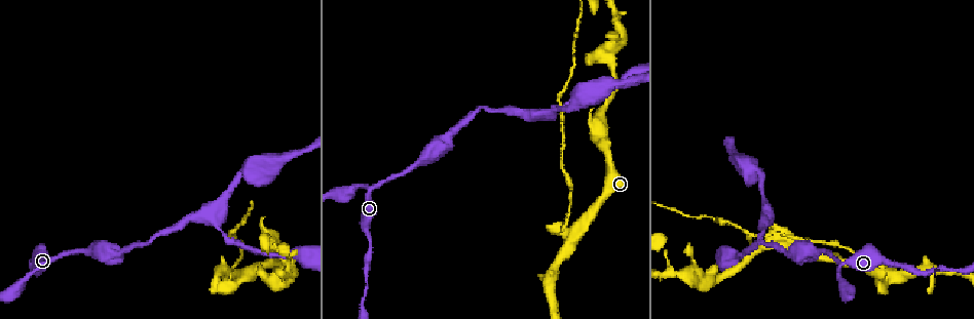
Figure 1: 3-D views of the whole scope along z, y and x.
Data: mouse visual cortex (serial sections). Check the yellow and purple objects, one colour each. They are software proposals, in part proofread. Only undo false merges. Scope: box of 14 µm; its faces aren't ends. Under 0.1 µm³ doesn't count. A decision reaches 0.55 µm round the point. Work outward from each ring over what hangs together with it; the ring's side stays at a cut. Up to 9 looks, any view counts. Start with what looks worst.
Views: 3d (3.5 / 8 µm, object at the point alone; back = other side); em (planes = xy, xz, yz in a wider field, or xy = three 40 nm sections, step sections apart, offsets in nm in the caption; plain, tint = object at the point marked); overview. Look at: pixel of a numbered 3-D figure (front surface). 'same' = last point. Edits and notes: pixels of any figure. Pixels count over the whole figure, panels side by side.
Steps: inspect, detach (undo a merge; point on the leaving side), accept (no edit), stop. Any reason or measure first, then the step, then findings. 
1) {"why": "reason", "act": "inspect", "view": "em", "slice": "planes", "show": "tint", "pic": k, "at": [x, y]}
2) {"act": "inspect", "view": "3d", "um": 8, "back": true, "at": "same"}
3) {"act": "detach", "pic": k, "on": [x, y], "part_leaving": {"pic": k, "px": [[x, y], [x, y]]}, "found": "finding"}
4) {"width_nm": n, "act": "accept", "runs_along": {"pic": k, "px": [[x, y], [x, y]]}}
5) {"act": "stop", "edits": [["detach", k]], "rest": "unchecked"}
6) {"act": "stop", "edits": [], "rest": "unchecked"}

{"why": "thin neck", "act": "inspect", "view": "3d", "um": 3.5, "pic": 1, "at": [838, 269]}

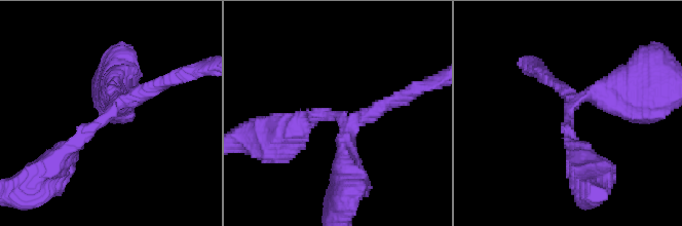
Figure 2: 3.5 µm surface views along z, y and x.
{"arms": 3, "arm_widths_nm": [250, 250, 300], "why": "need the tissue", "act": "inspect", "view": "em", "slice": "xy", "step": 3, "show": "tint", "pic": 2, "at": [104, 121]}

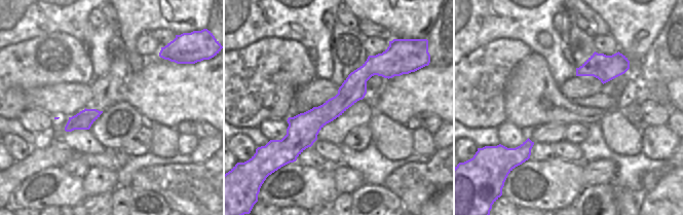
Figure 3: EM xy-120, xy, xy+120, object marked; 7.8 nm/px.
{"act": "accept", "runs_along": {"pic": 3, "px": [[395, 71], [370, 70], [280, 142]]}, "found": "all the same cell"}

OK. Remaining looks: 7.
{"why": "looks like a crossing", "act": "inspect", "view": "3d", "um": 3.5, "pic": 1, "at": [568, 231]}

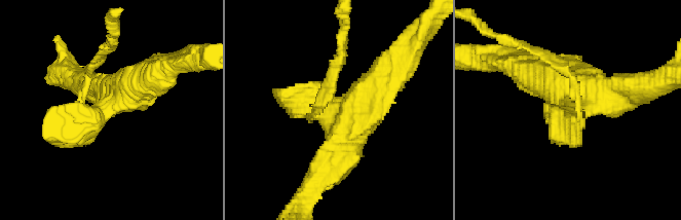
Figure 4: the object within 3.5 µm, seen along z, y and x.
{"arms": 4, "arm_widths_nm": [150, 450, 450, 450], "why": "now the EM", "act": "inspect", "view": "em", "slice": "planes", "show": "tint", "pic": 4, "at": [340, 107]}

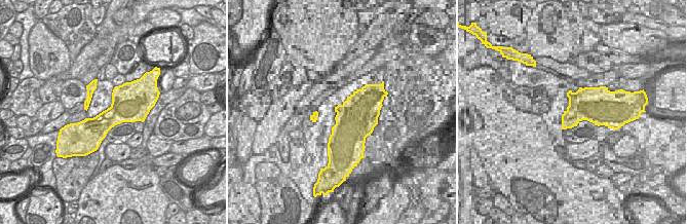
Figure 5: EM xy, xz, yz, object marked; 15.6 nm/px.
{"why": "another direction", "act": "inspect", "view": "em", "slice": "xy", "step": 1, "show": "tint", "at": "same"}

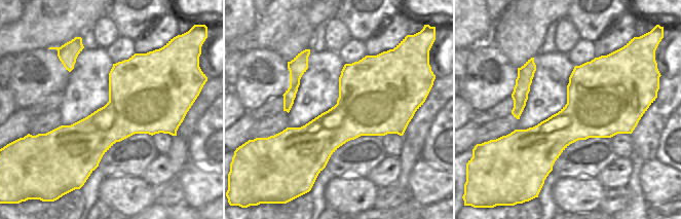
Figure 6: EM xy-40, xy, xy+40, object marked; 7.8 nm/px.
{"act": "detach", "pic": 4, "on": [92, 65], "part_leaving": {"pic": 4, "px": [[81, 100], [90, 69], [112, 43]]}, "found": "two cells meet here"}

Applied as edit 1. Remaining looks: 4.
{"act": "inspect", "view": "overview"}

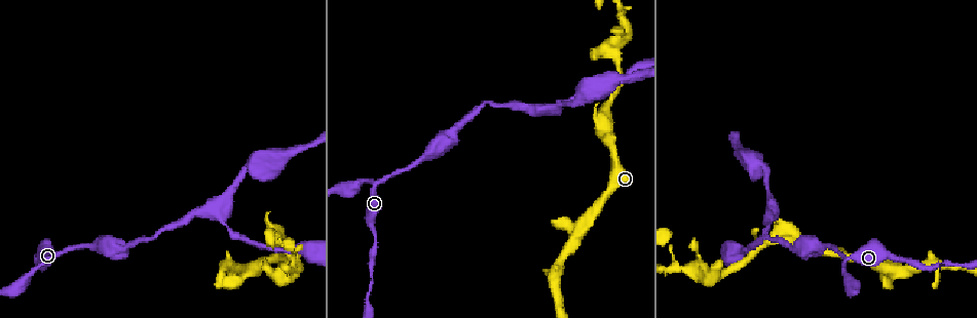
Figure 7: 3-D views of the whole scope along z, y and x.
{"why": "branch point", "act": "inspect", "view": "3d", "um": 3.5, "pic": 7, "at": [770, 207]}

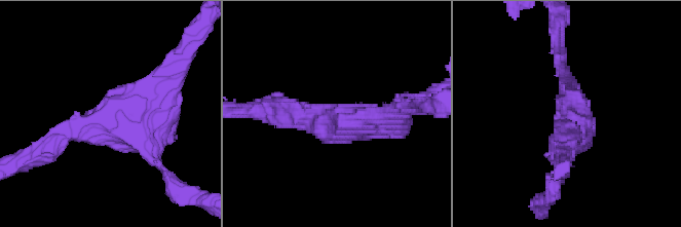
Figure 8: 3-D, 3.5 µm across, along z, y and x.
{"why": "now the EM", "act": "inspect", "view": "em", "slice": "xy", "step": 5, "show": "tint", "pic": 8, "at": [123, 117]}

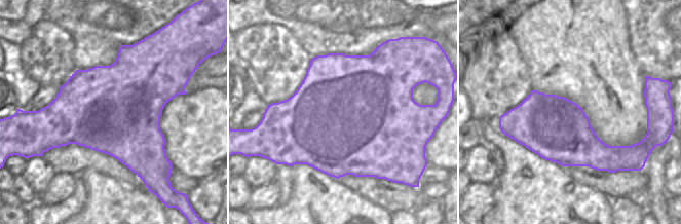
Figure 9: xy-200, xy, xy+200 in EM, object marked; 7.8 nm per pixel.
{"why": "another direction", "act": "inspect", "view": "em", "slice": "planes", "show": "tint", "at": "same"}

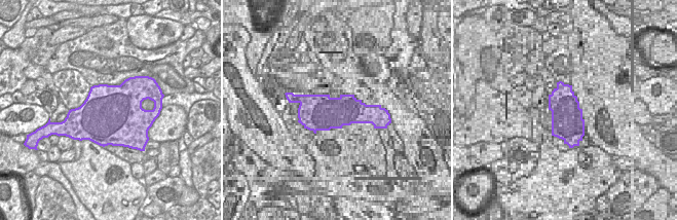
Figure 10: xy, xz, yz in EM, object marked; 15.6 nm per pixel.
{"act": "accept", "found": "all the same cell"}

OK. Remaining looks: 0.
{"act": "stop", "edits": [["detach", 4]], "rest": "unchecked"}

